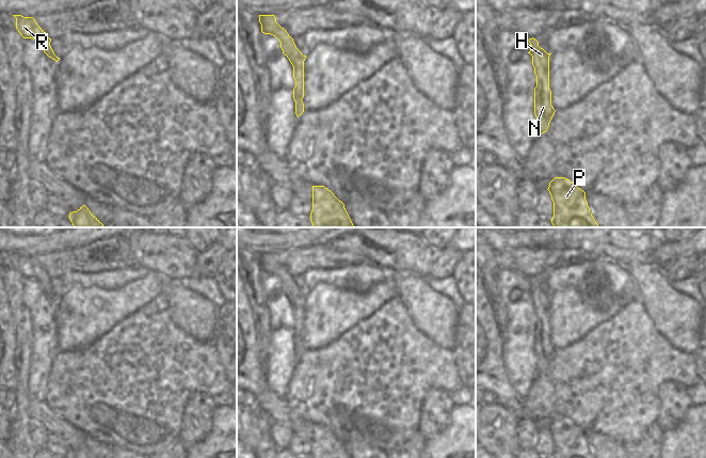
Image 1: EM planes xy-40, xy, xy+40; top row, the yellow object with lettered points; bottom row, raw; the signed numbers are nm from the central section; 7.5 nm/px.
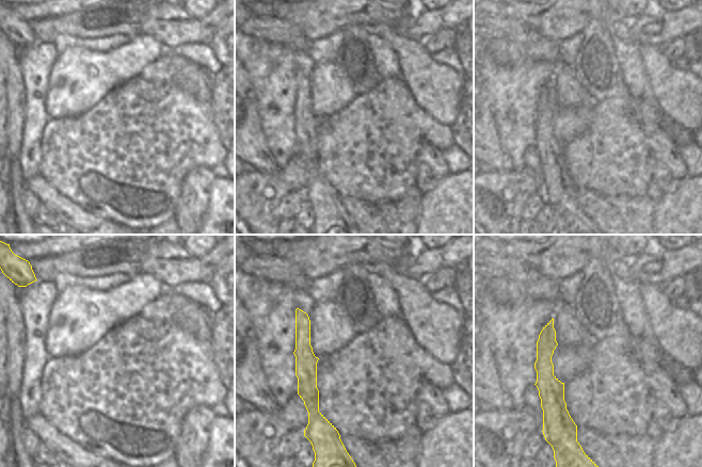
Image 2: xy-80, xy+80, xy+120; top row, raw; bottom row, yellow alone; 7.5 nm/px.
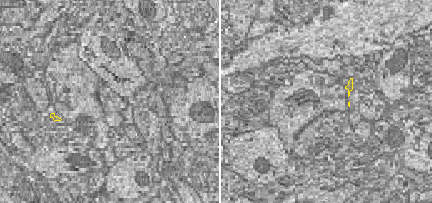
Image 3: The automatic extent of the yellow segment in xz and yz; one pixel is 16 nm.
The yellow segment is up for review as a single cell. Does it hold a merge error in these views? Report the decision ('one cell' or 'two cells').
one cell

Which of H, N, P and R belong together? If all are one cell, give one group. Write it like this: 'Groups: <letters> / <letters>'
Groups: H N P R

